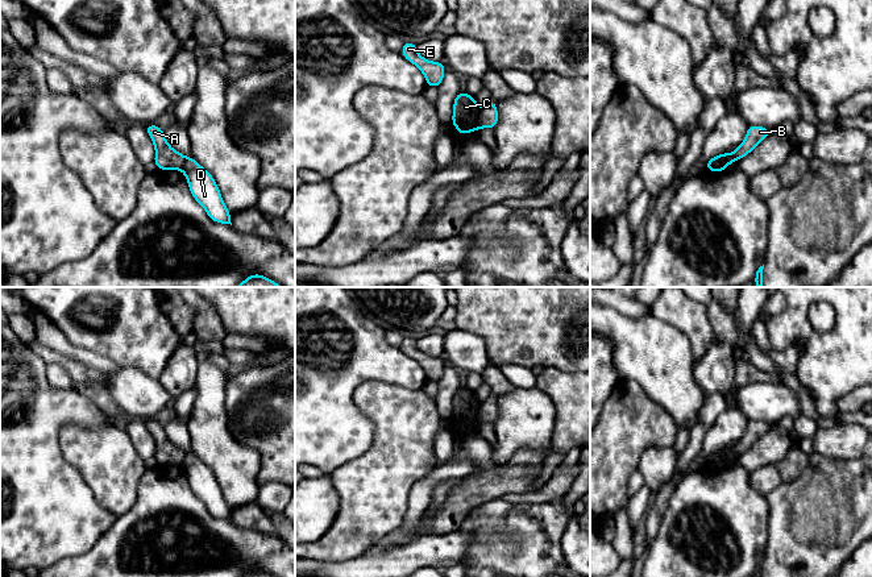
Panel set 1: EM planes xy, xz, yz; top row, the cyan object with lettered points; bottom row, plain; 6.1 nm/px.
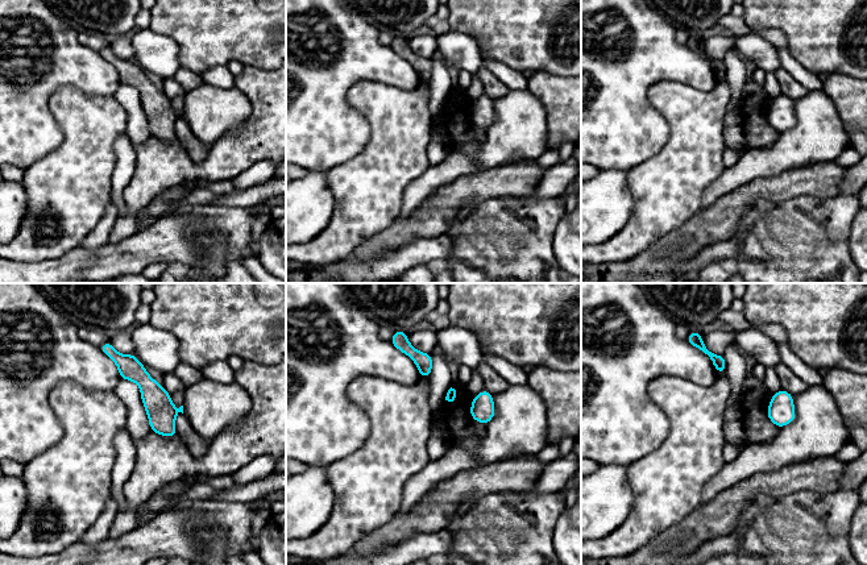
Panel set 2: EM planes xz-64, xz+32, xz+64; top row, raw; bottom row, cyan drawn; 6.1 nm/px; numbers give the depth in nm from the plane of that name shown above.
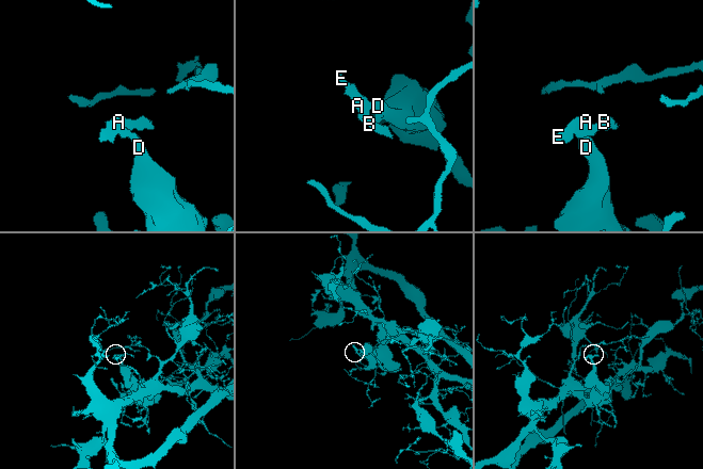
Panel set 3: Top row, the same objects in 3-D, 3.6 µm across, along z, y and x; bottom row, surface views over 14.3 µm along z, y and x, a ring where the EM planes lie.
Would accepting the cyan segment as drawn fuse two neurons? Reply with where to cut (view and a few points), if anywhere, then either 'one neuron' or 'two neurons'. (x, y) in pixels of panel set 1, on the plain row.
cut in xz along (481, 403), (478, 422); two neurons

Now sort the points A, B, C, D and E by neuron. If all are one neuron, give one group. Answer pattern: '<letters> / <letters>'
A B C E / D

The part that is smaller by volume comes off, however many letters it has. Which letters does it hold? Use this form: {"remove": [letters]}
{"remove": ["A", "B", "C", "E"]}

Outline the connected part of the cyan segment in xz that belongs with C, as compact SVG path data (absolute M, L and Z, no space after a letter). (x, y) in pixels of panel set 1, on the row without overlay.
M458 387L456 390L453 398L452 419L461 431L466 429L468 427L478 427L479 404L481 403L472 390L466 387Z

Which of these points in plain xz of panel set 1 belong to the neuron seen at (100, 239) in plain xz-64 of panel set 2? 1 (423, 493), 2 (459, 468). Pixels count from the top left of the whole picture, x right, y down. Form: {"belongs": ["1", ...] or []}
{"belongs": ["1", "2"]}

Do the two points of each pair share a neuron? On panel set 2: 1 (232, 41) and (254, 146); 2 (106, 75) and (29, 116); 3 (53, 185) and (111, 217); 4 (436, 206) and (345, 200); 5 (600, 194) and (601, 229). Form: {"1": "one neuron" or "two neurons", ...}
{"1": "two neurons", "2": "one neuron", "3": "two neurons", "4": "two neurons", "5": "one neuron"}

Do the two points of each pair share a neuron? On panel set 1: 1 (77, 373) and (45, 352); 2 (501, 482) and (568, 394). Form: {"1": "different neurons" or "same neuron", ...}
{"1": "same neuron", "2": "different neurons"}

